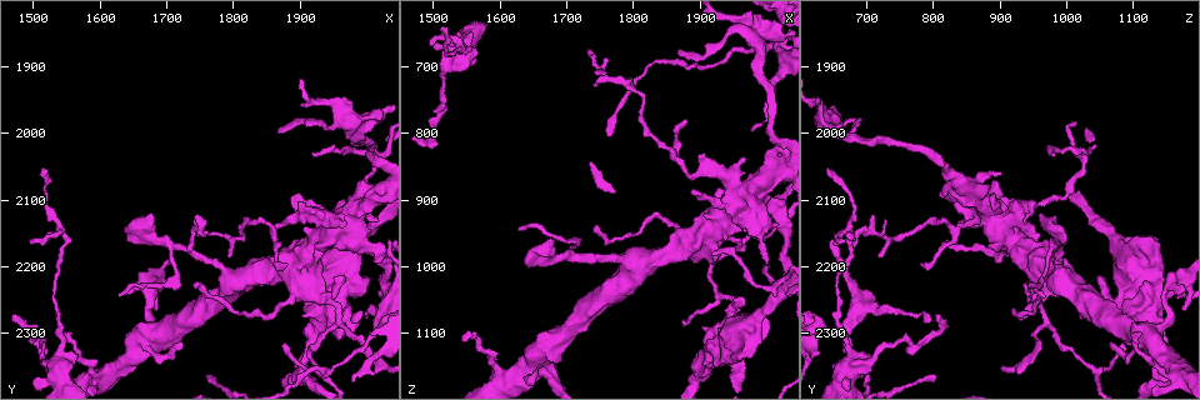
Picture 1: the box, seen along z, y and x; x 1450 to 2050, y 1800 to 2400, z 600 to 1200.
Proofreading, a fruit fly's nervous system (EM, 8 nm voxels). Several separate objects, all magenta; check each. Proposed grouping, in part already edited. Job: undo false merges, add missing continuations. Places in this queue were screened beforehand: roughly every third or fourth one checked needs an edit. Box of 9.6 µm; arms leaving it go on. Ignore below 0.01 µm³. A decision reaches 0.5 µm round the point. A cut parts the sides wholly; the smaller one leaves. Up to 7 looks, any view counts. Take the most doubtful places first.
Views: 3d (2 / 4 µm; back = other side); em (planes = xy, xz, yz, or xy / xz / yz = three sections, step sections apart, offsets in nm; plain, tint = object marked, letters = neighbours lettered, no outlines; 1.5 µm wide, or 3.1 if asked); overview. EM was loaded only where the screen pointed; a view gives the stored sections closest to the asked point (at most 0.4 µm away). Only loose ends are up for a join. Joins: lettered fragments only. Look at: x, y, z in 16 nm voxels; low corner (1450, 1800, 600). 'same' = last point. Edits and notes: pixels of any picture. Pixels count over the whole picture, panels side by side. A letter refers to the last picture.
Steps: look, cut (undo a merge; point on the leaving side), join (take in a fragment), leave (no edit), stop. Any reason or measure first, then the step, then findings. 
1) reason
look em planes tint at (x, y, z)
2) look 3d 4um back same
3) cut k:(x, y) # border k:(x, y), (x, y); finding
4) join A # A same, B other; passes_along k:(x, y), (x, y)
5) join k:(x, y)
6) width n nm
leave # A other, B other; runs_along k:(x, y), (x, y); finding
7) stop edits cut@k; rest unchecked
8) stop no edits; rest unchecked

arms part here
look 3d 4um at (2010, 2045, 1020)

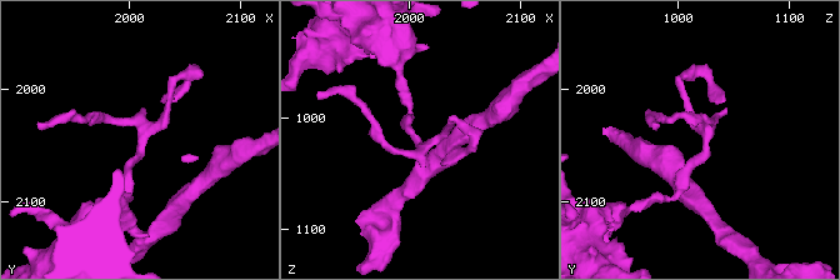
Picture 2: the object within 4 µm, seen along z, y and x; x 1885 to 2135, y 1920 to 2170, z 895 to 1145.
arms 3
look em planes letters at (2014, 2044, 1022)

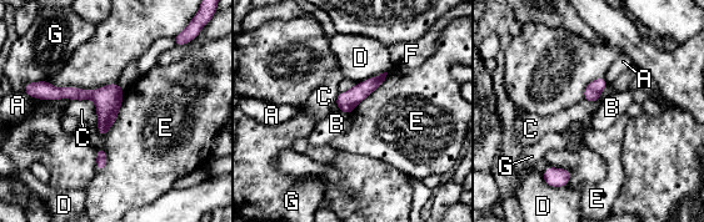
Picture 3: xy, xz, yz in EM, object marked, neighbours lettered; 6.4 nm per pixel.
width 130 nm
leave # A other, B other, C other, D other, E other, F other, G other; runs_along 3:(120, 92), (49, 95); continuous, no second cell

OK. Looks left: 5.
free end
look 3d 4um at (1905, 2340, 1170)

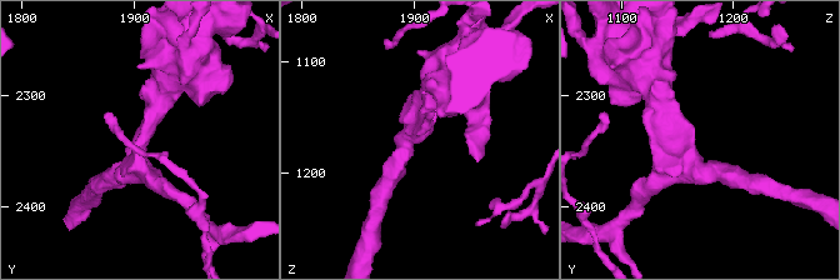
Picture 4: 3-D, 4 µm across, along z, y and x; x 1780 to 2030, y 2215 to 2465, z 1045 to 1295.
look em planes letters at (1900, 2340, 1164)

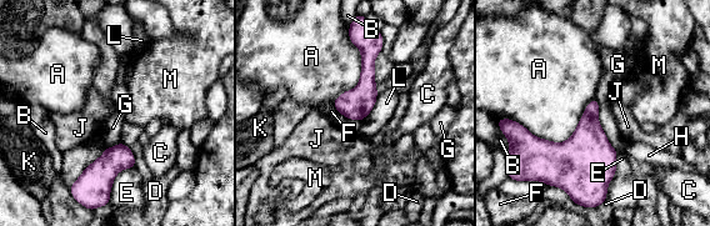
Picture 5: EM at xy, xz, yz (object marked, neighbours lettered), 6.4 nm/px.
longest_contact A 600 nm
leave # A other, B other, C other, D other, E other, F other, G other, H other, J other, K other, L other, M other; none of them fits

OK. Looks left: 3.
arms part here
look 3d 4um at (1540, 2145, 670)

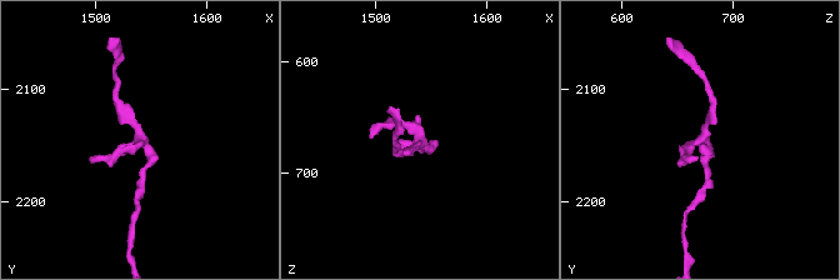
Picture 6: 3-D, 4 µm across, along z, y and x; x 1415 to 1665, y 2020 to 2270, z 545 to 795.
look em planes letters at (1542, 2144, 674)

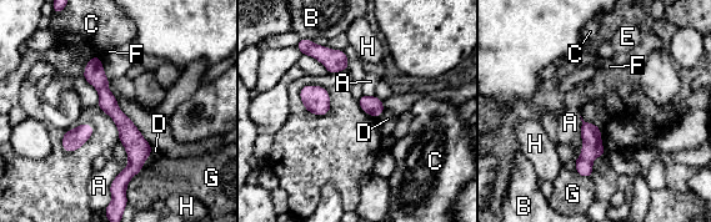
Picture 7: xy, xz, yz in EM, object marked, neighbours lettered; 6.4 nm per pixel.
leave # A other, B other, C other, D other, E other, F other, G other, H other; border 7:(580, 115), (581, 154), (574, 160); one cell here

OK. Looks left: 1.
stop no edits; rest unchecked

